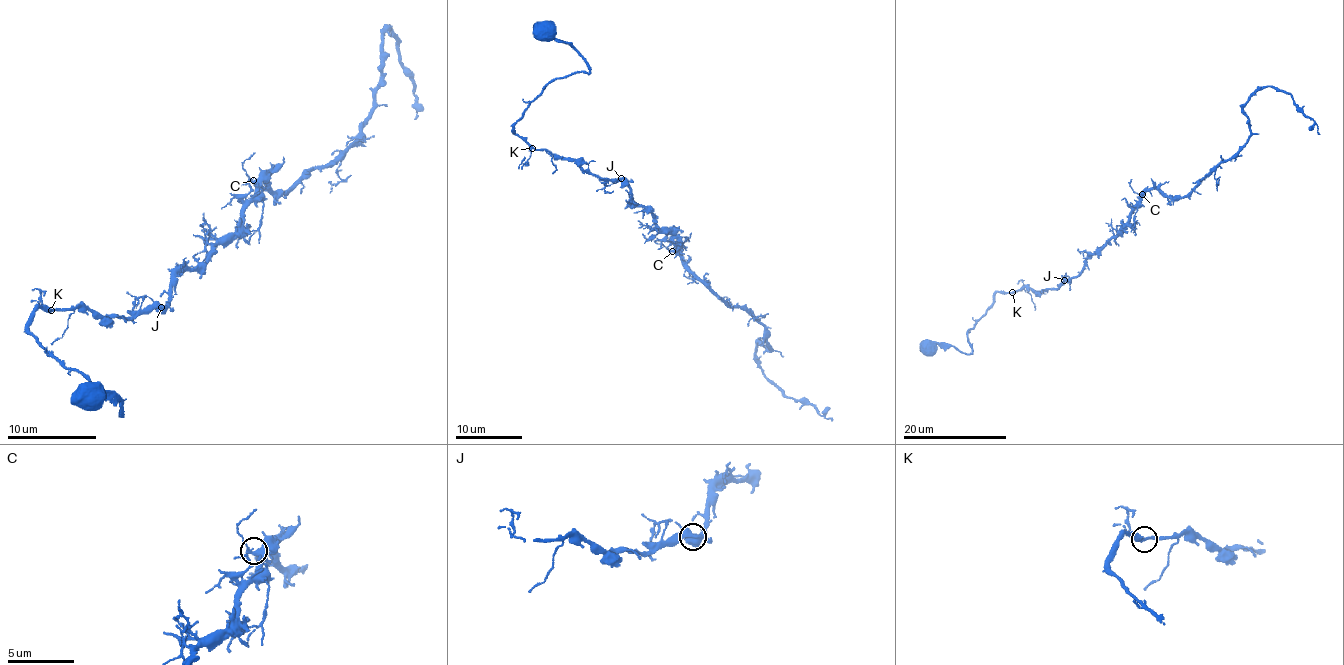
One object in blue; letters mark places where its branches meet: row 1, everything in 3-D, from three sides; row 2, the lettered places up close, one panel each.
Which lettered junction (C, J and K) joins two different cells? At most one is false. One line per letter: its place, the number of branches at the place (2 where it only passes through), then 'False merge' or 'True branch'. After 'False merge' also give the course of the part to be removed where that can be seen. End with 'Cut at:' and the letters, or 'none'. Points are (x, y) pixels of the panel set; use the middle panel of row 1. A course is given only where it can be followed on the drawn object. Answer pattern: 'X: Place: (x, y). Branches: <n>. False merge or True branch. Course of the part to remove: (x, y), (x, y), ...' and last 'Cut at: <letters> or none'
C: Place: (672, 251). Branches: 5. True branch
J: Place: (621, 178). Branches: 4. True branch
K: Place: (532, 148). Branches: 3. True branch
Cut at: none

